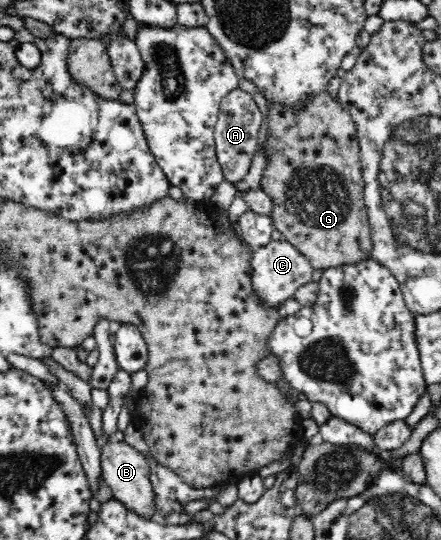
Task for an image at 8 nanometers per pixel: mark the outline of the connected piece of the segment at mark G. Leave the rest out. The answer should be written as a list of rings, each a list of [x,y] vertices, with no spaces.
[[[314,92],[315,96],[310,96],[310,99],[303,105],[303,108],[296,113],[290,107],[284,105],[270,105],[268,103],[268,129],[266,142],[266,157],[268,157],[268,169],[264,172],[261,189],[272,197],[272,212],[270,218],[272,220],[273,228],[278,229],[288,243],[293,244],[305,257],[310,261],[314,269],[324,270],[325,268],[337,267],[343,264],[356,264],[369,258],[369,250],[372,246],[372,235],[369,218],[367,217],[367,210],[365,200],[363,199],[364,180],[362,179],[362,166],[360,164],[360,147],[357,137],[357,128],[352,121],[352,115],[348,113],[339,101],[334,101],[330,98],[327,92]]]

